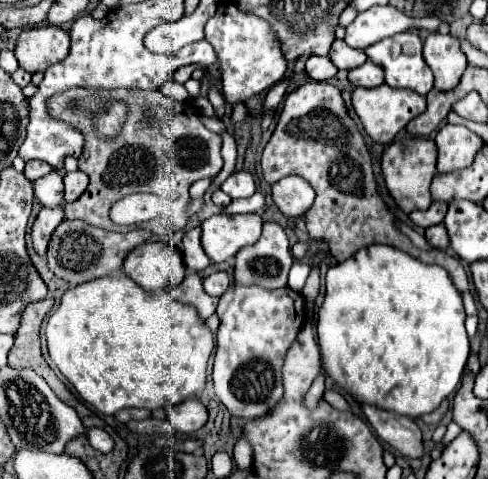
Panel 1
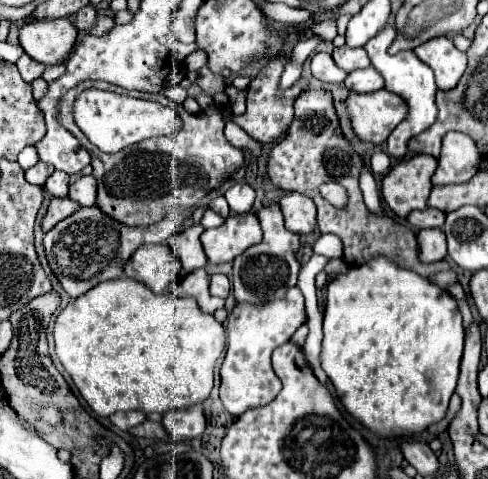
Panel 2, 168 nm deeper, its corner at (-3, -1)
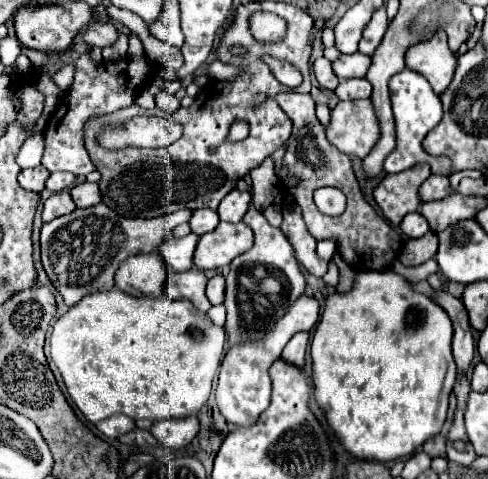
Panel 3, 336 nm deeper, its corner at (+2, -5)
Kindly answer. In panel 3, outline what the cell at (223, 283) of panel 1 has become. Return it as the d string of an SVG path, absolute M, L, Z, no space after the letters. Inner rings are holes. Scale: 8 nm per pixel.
M217 274L207 284L207 298L211 304L223 304L223 296L225 296L225 278Z

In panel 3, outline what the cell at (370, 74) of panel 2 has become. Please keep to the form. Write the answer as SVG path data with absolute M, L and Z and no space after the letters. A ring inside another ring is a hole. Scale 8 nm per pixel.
M351 78L343 80L337 88L335 94L339 100L357 100L357 98L371 98L371 84L365 78Z

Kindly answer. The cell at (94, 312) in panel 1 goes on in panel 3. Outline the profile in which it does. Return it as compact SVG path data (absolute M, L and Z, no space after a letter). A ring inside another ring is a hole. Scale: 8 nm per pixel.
M113 288L109 292L95 292L85 296L81 302L77 302L75 306L71 306L55 324L51 330L51 358L55 362L55 366L59 368L67 392L71 396L71 400L77 404L77 408L83 412L83 416L97 424L113 414L127 414L133 420L139 418L149 418L149 420L165 420L165 418L185 418L191 414L197 414L201 410L201 406L207 402L209 394L211 394L211 384L213 384L213 376L225 356L225 330L215 326L207 314L197 312L197 308L193 308L193 304L189 304L189 300L171 300L167 296L159 296L159 298L135 298L131 294L121 292L119 288Z

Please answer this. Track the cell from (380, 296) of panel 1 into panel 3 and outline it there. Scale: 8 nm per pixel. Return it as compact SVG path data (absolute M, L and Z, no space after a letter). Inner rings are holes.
M385 270L385 272L359 272L355 276L355 282L351 286L349 292L333 292L325 298L325 308L321 314L321 320L315 328L313 334L313 342L311 342L311 358L313 358L313 384L315 384L315 398L317 404L321 406L327 422L331 424L331 428L335 430L335 434L339 436L339 440L343 442L343 446L357 458L363 460L377 460L377 462L391 462L397 460L401 456L409 456L413 454L427 438L435 436L441 432L443 422L449 407L449 396L453 391L453 387L457 377L457 367L452 353L452 337L453 326L447 312L431 298L415 292L411 288L411 284L407 282L407 278L403 278L401 274L393 272L393 270Z

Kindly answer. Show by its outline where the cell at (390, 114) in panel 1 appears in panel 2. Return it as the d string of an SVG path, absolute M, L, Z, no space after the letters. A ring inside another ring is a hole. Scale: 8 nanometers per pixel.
M384 88L372 94L350 92L346 110L354 134L360 140L372 142L376 146L384 144L390 132L406 118L404 100Z

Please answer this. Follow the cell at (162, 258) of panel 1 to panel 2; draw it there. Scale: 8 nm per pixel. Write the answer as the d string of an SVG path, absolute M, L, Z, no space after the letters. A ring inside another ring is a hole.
M146 244L134 252L126 264L126 276L146 284L154 294L162 294L170 282L180 274L178 258L172 254L168 244Z

